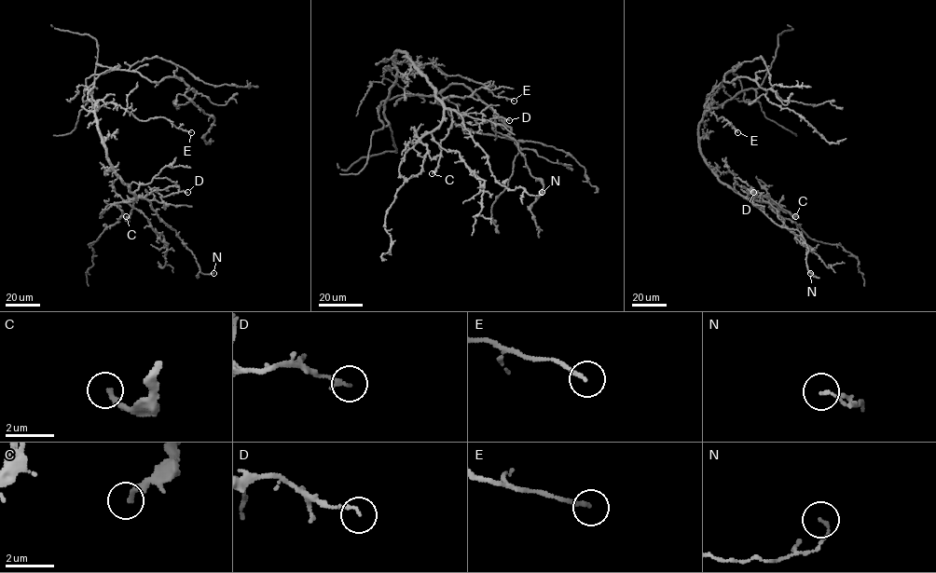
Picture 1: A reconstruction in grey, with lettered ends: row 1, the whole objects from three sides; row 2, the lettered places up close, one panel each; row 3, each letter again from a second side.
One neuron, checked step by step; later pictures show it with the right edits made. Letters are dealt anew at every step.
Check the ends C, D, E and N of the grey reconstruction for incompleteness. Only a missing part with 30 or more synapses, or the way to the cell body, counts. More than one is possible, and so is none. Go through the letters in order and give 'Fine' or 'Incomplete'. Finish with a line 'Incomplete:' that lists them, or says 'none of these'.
C: Fine
D: Fine
E: Fine
N: Fine
Incomplete: none of these

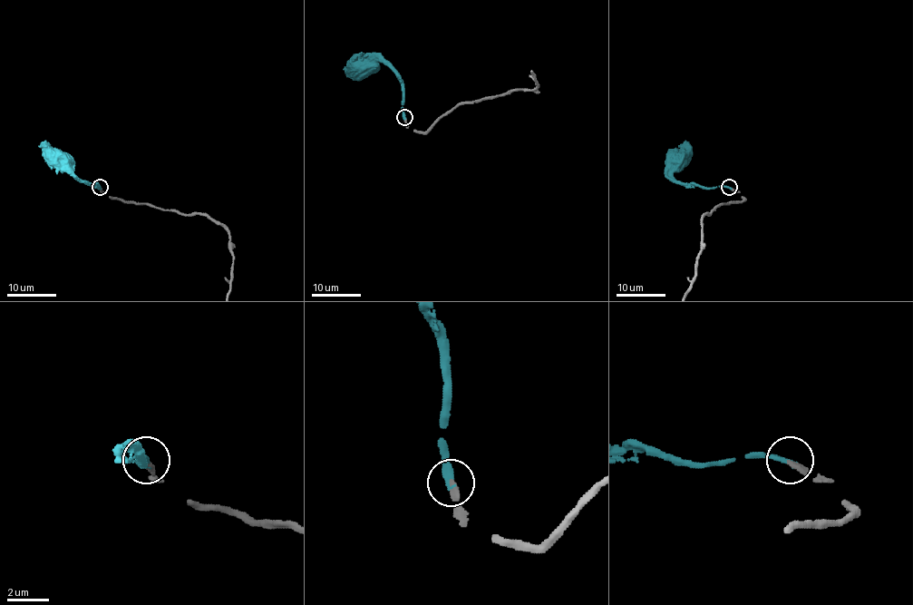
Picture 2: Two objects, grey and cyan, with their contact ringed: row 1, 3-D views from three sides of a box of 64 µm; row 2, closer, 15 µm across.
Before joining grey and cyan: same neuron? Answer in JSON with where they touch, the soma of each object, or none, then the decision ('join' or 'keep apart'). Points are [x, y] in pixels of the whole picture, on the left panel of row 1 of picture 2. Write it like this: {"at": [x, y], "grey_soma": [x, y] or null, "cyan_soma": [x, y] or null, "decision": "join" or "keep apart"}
{"at": [100, 187], "grey_soma": null, "cyan_soma": [59, 160], "decision": "join"}

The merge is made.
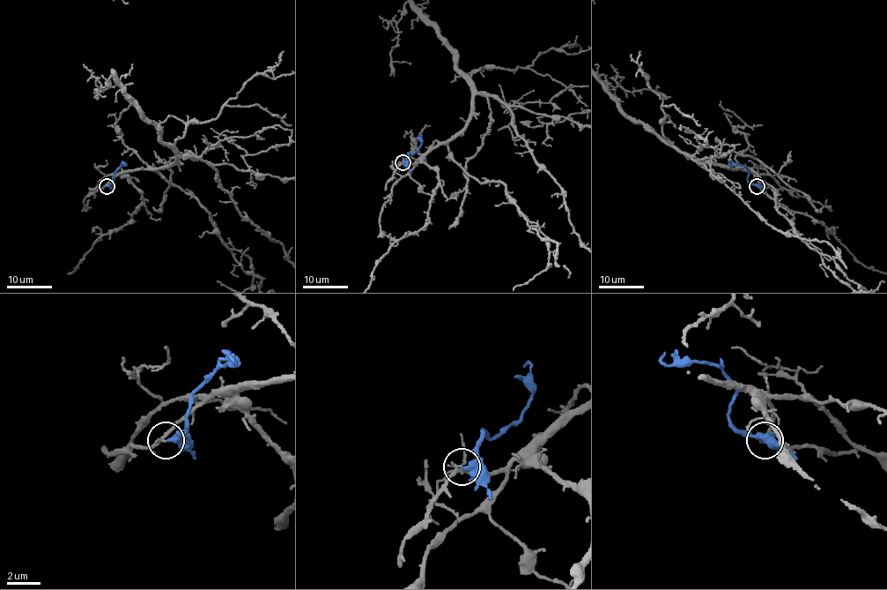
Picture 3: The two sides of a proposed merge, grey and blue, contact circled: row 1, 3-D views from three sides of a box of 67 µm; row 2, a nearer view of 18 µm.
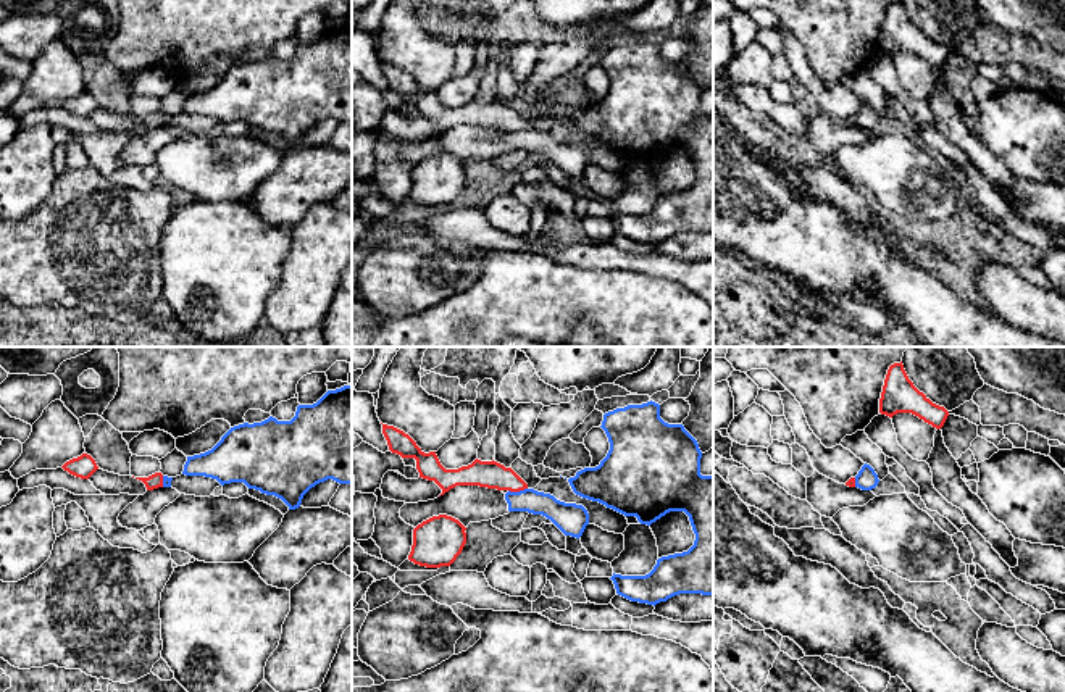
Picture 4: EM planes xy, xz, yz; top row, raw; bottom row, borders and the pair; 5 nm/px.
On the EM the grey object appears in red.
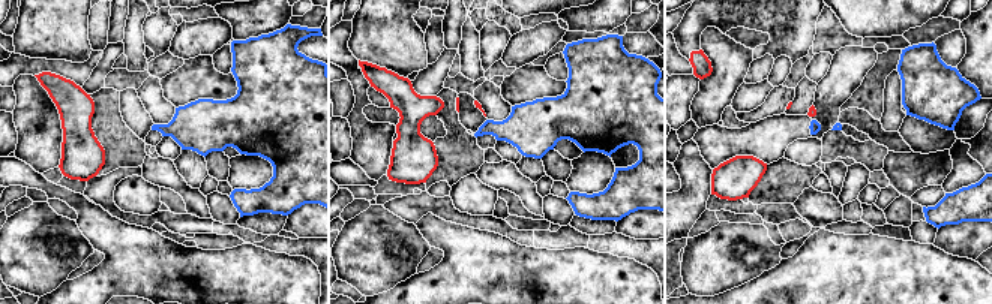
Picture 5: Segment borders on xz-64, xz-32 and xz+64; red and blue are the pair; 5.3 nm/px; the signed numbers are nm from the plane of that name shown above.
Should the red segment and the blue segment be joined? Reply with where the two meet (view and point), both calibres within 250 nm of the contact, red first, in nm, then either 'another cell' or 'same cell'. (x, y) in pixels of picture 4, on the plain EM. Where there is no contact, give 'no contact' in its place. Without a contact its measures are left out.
meets red in xz at (517, 129); 140 nm thick on the red side, 120 nm on the other; another cell

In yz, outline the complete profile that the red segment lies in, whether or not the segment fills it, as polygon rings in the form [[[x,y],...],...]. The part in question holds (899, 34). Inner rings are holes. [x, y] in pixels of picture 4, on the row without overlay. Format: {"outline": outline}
{"outline": [[[902,0],[891,3],[888,8],[879,37],[879,52],[889,56],[897,52],[912,52],[936,68],[941,68],[949,55],[944,45],[933,42],[913,24]]]}

